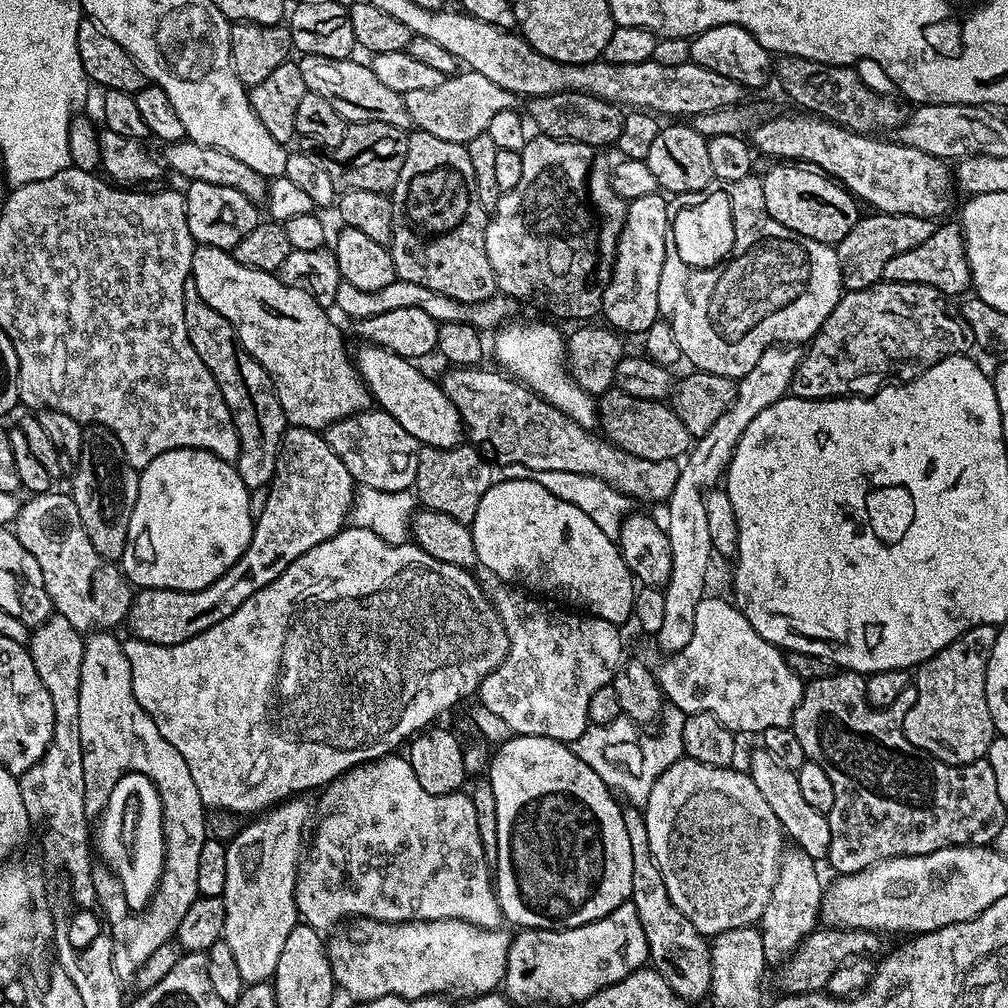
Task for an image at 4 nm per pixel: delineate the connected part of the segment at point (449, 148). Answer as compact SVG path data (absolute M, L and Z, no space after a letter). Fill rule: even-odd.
M419 130L413 131L408 136L406 158L402 162L402 170L398 174L398 182L392 187L390 199L392 202L392 242L390 251L398 280L418 282L418 286L426 286L426 290L446 294L446 298L454 298L458 302L466 302L467 304L480 302L497 295L498 289L494 278L494 270L490 266L490 258L486 258L486 226L488 225L489 213L485 212L484 207L478 202L474 170L470 166L470 154L465 145L445 142L442 138L434 138L434 134L426 134Z

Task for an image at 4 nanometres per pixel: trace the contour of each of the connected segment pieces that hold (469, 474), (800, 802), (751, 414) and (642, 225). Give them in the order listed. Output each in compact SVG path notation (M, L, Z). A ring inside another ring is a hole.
M464 442L455 448L421 447L414 495L427 511L450 514L450 518L458 518L458 522L471 525L482 496L494 483L491 467L493 465L485 459L479 447Z
M763 746L757 747L757 752L749 758L746 771L748 777L754 782L754 786L758 786L762 798L766 798L770 810L774 810L774 818L778 818L785 837L795 847L810 854L812 860L823 861L827 857L830 846L828 817L825 813L814 810L814 806L810 806L810 802L806 802L806 798L802 798L802 790L798 786L795 772L786 770L786 766L781 766L779 762L774 762L774 757Z
M773 346L766 349L762 358L758 358L758 362L754 362L750 374L740 377L736 386L736 397L730 408L726 410L726 414L722 414L722 418L718 418L718 422L714 422L714 426L710 426L710 430L705 436L701 436L695 441L694 447L687 453L686 459L683 461L678 482L666 501L666 507L668 507L666 531L670 542L672 569L667 584L663 585L662 588L666 602L662 630L655 633L654 636L654 640L657 640L665 648L665 653L680 652L682 646L686 646L686 642L690 642L690 634L694 632L694 618L698 610L698 602L702 602L706 595L704 583L708 580L708 563L711 562L712 556L714 557L714 549L710 538L710 526L706 518L705 495L709 490L717 487L721 483L722 477L727 473L728 463L732 460L734 450L738 446L746 426L750 426L750 422L754 422L754 418L758 418L758 414L762 414L762 410L766 410L766 406L774 406L774 402L789 395L792 379L800 364L801 355L801 349L796 346Z
M659 191L646 194L628 204L624 229L616 240L616 261L604 285L602 316L621 334L642 334L660 316L658 310L658 278L666 258L668 200ZM661 196L661 197L660 197Z

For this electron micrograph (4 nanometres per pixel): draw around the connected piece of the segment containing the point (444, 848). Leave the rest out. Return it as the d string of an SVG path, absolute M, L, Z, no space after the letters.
M400 754L357 764L335 781L330 791L332 812L321 818L320 825L319 820L315 825L310 847L296 873L296 910L303 923L325 930L339 920L356 916L379 920L381 924L461 920L479 928L501 927L500 903L490 879L490 862L484 856L482 838L478 838L471 795L463 791L441 796L426 794L426 790L418 786L418 778L414 778L410 762Z

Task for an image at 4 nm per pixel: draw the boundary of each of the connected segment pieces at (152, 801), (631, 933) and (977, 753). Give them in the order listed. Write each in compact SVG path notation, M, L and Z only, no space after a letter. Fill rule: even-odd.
M129 772L112 785L110 798L103 801L102 808L96 845L99 857L101 854L116 876L127 909L138 914L156 892L164 869L164 815L158 790L150 778Z
M630 902L618 906L618 910L614 910L610 914L606 914L606 918L598 918L589 924L582 926L574 926L573 928L525 928L517 931L517 936L511 937L508 946L508 957L506 958L506 970L504 971L504 982L502 985L503 995L512 1001L513 1005L520 1004L540 1004L545 1000L548 1004L572 1004L579 1005L580 1001L590 998L598 990L608 988L614 982L622 982L622 978L626 978L630 973L636 972L649 963L648 943L646 942L646 930L642 930L642 922L638 922L638 910Z
M995 624L974 626L915 669L918 698L914 698L914 706L910 706L904 719L904 738L920 753L953 766L972 764L987 757L998 735L986 702L986 670L990 650L994 650L996 630Z

